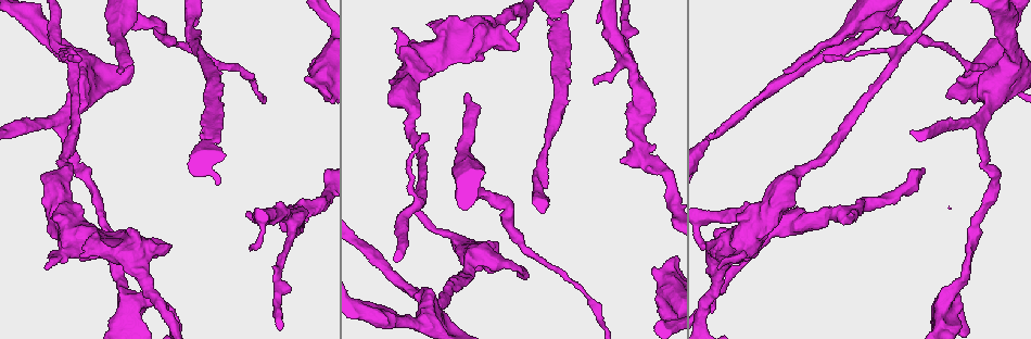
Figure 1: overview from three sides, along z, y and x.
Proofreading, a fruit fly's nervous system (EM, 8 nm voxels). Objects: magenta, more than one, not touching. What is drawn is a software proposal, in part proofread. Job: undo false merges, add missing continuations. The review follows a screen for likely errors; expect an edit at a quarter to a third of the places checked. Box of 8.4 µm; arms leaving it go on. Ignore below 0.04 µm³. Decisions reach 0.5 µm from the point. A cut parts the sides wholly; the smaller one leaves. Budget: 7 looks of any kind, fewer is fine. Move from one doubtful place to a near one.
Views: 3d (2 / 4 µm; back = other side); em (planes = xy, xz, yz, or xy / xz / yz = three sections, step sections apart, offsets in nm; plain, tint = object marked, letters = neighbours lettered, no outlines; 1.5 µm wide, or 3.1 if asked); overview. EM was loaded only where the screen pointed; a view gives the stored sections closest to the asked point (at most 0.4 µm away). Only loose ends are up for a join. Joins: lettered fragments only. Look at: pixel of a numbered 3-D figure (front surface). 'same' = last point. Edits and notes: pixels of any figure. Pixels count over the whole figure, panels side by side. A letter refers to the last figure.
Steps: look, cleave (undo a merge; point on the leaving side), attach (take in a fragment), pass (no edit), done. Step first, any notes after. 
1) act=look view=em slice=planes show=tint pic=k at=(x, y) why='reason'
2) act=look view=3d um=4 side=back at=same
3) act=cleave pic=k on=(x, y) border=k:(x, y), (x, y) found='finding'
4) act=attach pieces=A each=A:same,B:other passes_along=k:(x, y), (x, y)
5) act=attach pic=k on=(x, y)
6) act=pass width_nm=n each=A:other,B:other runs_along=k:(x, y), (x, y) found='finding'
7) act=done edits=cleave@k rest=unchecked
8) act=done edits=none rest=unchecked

act=look view=em slice=planes show=tint pic=1 at=(711, 138) why='thick turns thin'

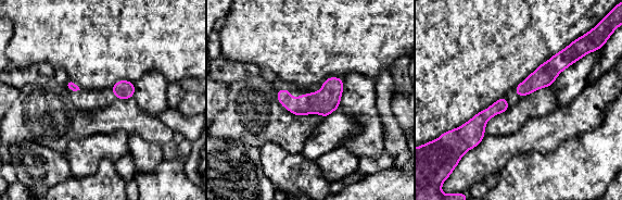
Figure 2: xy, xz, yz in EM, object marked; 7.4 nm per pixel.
act=look view=em slice=planes show=letters at=same

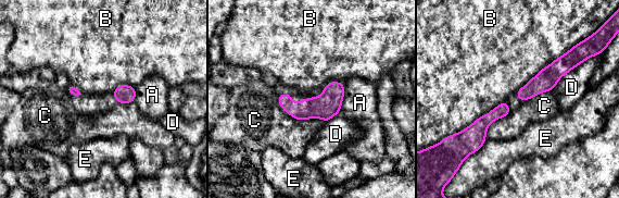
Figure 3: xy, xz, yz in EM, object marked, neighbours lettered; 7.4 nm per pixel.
act=pass each=A:other,B:other,C:other,D:other,E:other runs_along=3:(573, 60), (559, 66), (520, 96) found='all the same neuron'

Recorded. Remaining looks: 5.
act=look view=3d um=4 pic=1 at=(639, 105) why='branch point'

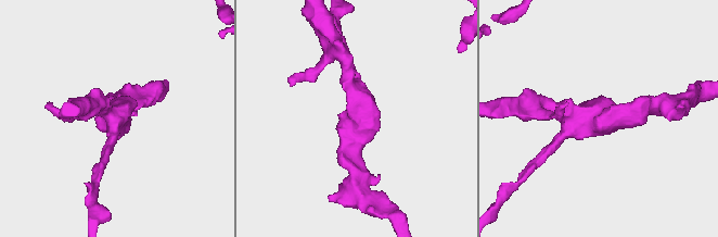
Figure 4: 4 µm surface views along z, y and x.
act=look view=em slice=yz step=4 show=tint pic=4 at=(595, 115) arms=3 arm_widths_nm=170,240,300

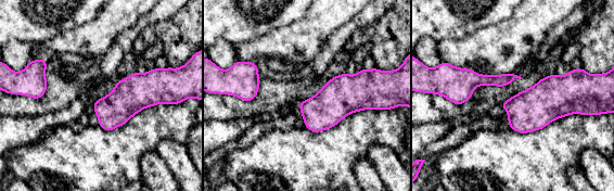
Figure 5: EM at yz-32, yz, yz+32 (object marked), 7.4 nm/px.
act=look view=em slice=planes show=letters at=same why='cut it another way'

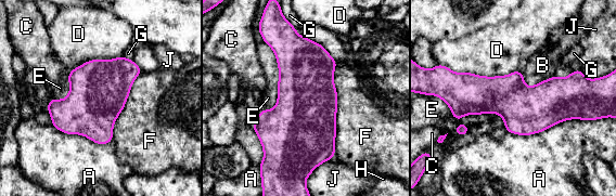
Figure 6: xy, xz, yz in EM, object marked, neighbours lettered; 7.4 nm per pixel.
act=pass width_nm=440 each=A:other,B:other,C:other,D:other,E:other,F:other,G:other,H:other,J:other found='one neuron here'

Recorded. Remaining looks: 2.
act=look view=em slice=planes show=letters pic=1 at=(140, 271) why='sudden change in width'

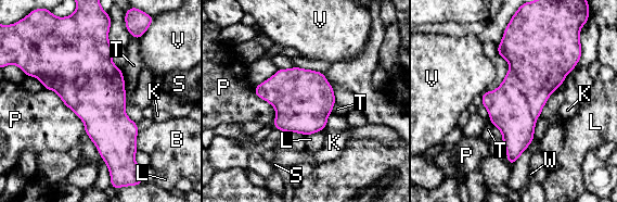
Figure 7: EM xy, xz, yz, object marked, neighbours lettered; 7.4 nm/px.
act=pass width_nm=380 each=B:other,K:other,L:other,P:other,S:other,T:other,V:other,W:other found='all the same neuron'

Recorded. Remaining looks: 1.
act=done edits=none rest=unchecked

